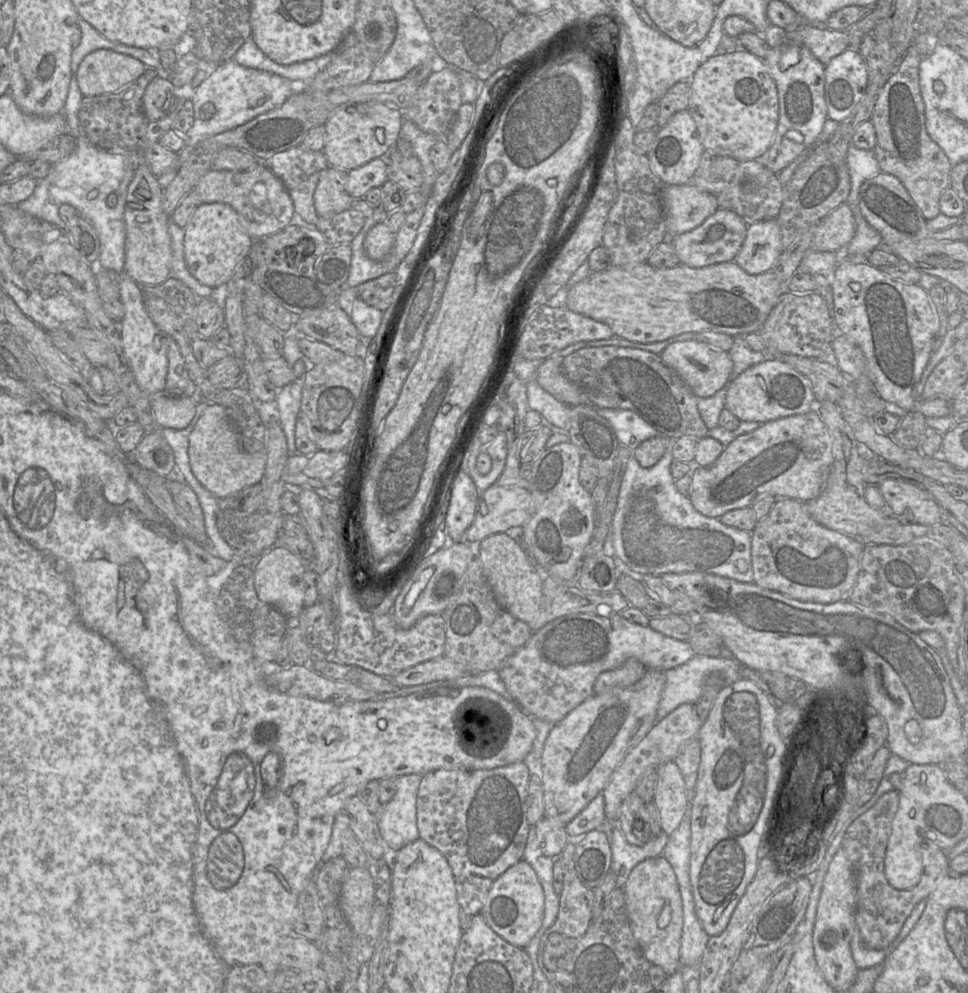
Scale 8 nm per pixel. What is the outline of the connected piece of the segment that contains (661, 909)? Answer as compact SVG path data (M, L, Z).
M662 855L638 863L623 888L626 913L635 939L648 961L673 975L681 969L682 898L671 864Z

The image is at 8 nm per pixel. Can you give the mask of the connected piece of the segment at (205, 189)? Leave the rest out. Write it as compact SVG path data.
M260 161L245 171L211 169L194 189L198 194L199 204L220 202L230 205L253 240L261 240L274 234L296 219L293 202L286 188Z

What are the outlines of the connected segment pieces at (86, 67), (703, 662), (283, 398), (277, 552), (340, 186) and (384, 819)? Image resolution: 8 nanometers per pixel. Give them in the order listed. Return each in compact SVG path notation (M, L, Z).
M110 49L86 55L77 70L77 82L84 96L113 93L136 80L145 70L138 59Z
M694 655L686 663L665 671L665 685L657 708L656 722L665 718L669 713L684 703L696 704L701 697L704 680L711 673L719 673L723 677L723 687L741 679L740 664L735 658L709 657Z
M297 379L278 390L276 404L279 421L286 437L289 454L297 453L295 445L295 423L300 413L302 379Z
M272 546L256 560L253 566L254 588L258 598L277 608L288 621L296 621L304 608L304 581L305 568L300 559L282 546Z
M329 166L320 175L313 200L319 217L332 217L351 208L354 200L345 189L348 172Z
M406 774L396 778L396 793L377 814L380 834L387 847L398 851L420 838L416 801L423 775Z

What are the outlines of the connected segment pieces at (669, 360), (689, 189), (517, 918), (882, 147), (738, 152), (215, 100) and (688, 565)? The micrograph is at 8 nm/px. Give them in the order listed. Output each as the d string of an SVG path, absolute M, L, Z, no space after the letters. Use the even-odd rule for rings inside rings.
M696 339L674 342L659 355L662 361L675 371L696 397L711 397L725 385L733 369L728 352L718 350Z
M693 183L665 185L661 199L665 213L666 238L668 239L693 230L718 210L717 198L701 191Z
M521 859L491 885L480 911L488 926L504 940L526 947L540 929L544 917L544 892L532 866Z
M913 43L902 58L897 71L890 76L883 87L870 121L876 132L877 142L873 151L881 172L897 177L921 210L924 218L931 220L941 213L940 197L950 187L952 164L942 148L932 140L926 130L925 105L919 85L919 66L923 58L917 46Z
M743 48L716 53L689 81L687 111L696 123L704 150L739 161L757 160L769 150L778 124L778 92L763 60Z
M233 60L219 64L218 68L197 87L191 100L194 122L186 135L185 145L242 125L256 116L281 106L299 87L290 80L267 71L247 68Z
M672 445L650 468L643 468L632 454L621 482L611 538L614 554L642 576L705 572L743 583L753 583L751 532L723 524L719 518L698 512L676 487L671 475Z

